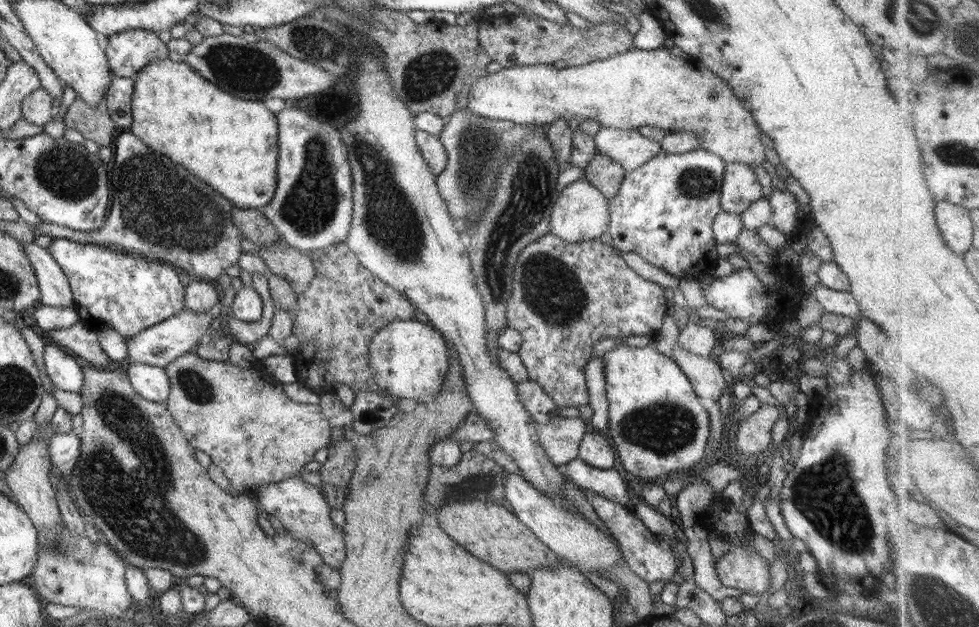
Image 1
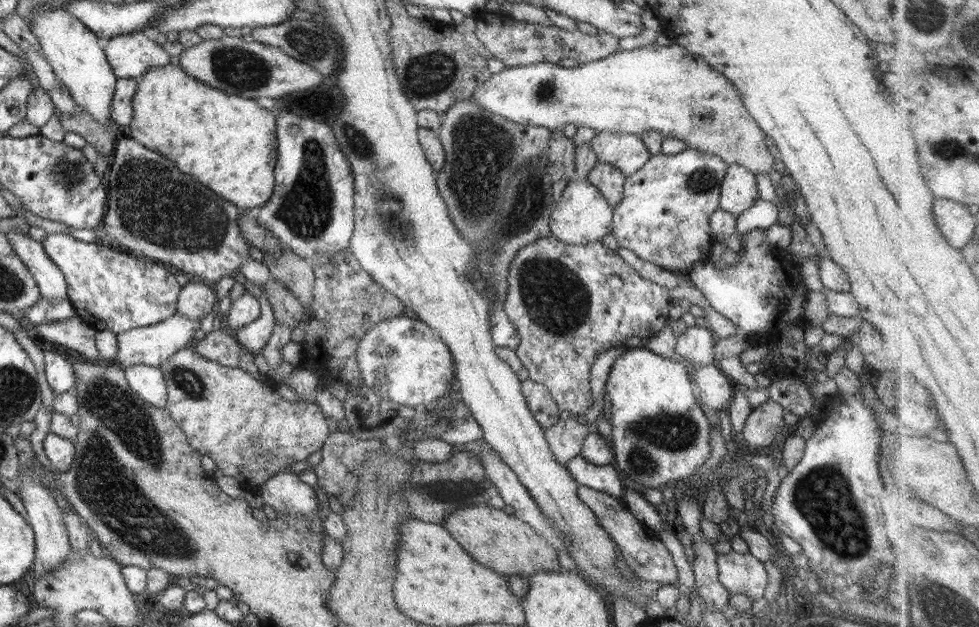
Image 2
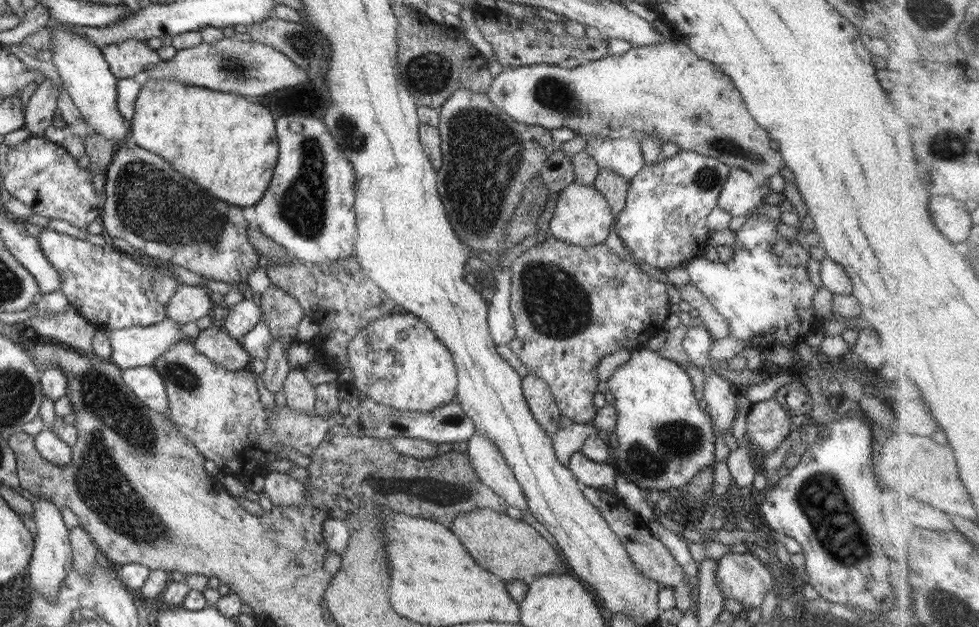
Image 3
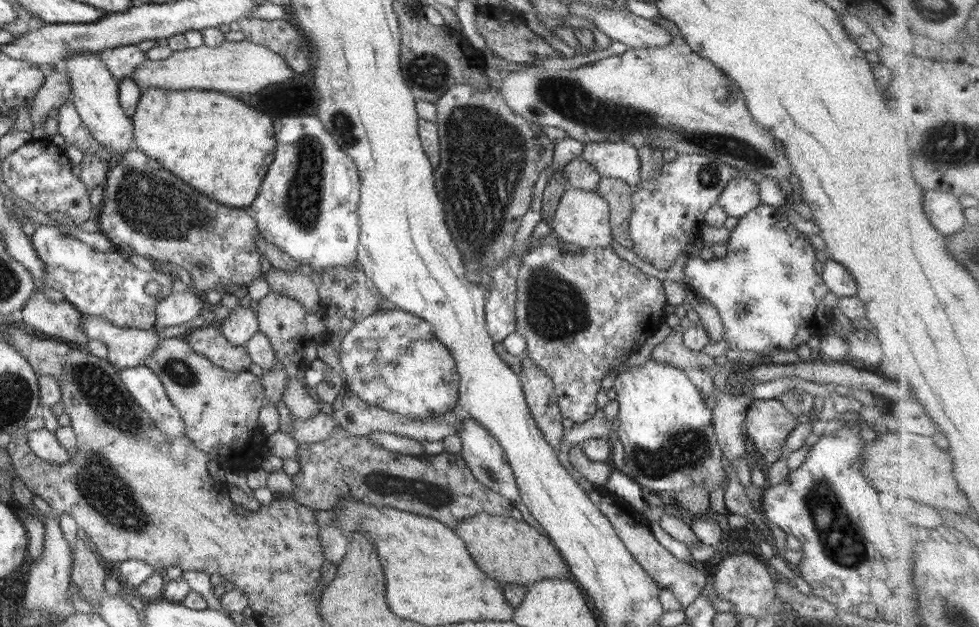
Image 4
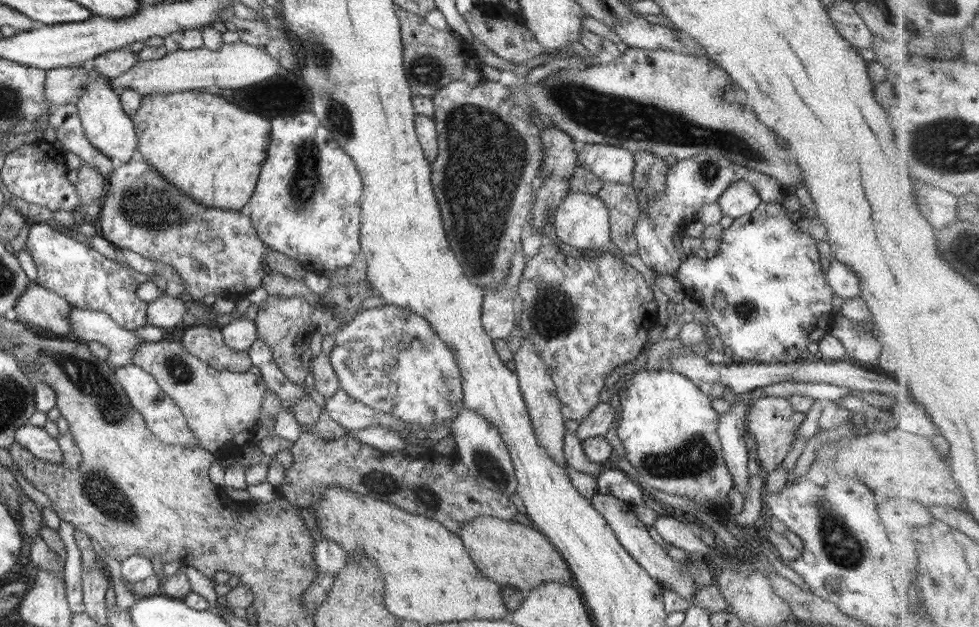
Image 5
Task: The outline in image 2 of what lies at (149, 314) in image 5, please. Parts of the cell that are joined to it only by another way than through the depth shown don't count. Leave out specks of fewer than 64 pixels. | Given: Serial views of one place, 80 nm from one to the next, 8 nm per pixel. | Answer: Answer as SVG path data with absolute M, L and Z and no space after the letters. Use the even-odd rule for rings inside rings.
M188 282L180 289L177 298L177 313L192 320L210 314L216 304L215 288L209 282Z

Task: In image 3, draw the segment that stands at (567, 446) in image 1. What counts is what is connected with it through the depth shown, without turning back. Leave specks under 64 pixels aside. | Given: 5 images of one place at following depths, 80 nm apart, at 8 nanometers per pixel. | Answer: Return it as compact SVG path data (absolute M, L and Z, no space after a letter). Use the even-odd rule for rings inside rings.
M591 422L573 423L571 426L560 429L554 436L550 436L557 460L562 465L567 466L572 454L579 452L584 441L594 434L604 435L603 431L596 428Z

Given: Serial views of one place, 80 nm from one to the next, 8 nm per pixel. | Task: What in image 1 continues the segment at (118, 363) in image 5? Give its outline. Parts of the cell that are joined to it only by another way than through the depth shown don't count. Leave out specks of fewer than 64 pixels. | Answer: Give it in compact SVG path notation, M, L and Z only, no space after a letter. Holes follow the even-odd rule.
M222 303L214 305L208 312L192 312L191 310L182 310L168 320L159 322L153 327L146 328L142 332L135 334L132 338L126 338L126 346L128 349L128 362L138 364L147 364L148 366L159 366L165 368L175 358L181 354L186 354L194 351L198 346L200 337L206 334L211 324L211 321L216 316L222 316Z

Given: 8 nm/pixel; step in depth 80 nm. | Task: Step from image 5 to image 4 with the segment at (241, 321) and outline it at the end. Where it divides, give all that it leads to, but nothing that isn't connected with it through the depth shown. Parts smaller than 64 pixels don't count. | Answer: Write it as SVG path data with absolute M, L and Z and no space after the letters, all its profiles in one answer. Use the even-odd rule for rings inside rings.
M240 305L231 310L219 327L226 340L234 346L245 346L259 332L256 313Z

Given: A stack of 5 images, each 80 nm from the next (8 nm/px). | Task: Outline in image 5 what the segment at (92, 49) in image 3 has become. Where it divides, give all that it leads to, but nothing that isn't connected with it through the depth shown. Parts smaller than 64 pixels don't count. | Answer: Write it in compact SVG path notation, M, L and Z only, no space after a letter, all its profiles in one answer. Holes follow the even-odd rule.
M94 60L78 67L85 70L87 82L74 106L78 109L86 138L94 148L112 158L116 163L130 162L138 153L138 139L133 120L122 108L119 95L112 90L110 78L94 70Z

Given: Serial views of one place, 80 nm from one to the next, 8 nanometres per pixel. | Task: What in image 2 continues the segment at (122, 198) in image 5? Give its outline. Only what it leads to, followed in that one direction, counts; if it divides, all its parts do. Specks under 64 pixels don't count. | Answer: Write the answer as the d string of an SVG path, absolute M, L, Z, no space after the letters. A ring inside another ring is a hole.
M126 135L123 137L118 144L113 148L114 155L112 156L112 164L109 165L109 178L107 180L108 185L108 199L106 201L107 210L103 214L104 219L104 236L110 235L112 238L116 238L120 245L118 249L124 249L129 252L129 254L134 255L135 257L145 258L146 260L154 260L158 263L162 263L174 270L183 271L184 273L193 274L196 278L203 282L214 283L219 281L224 276L233 276L235 272L239 272L242 263L247 259L251 258L250 256L250 247L251 245L246 242L246 239L243 237L240 225L239 218L241 217L242 210L238 208L235 204L224 200L224 198L218 197L218 194L208 190L201 182L196 182L192 180L190 176L182 174L178 167L172 160L152 152L149 148L142 146L139 142L136 142L131 136Z

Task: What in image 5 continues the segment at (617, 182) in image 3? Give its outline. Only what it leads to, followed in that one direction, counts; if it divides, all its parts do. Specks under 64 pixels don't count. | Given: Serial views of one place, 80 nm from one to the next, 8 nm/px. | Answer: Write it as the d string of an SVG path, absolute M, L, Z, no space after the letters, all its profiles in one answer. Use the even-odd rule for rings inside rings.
M604 182L597 196L607 206L611 239L620 256L636 255L638 245L634 231L642 211L638 192L631 185Z

